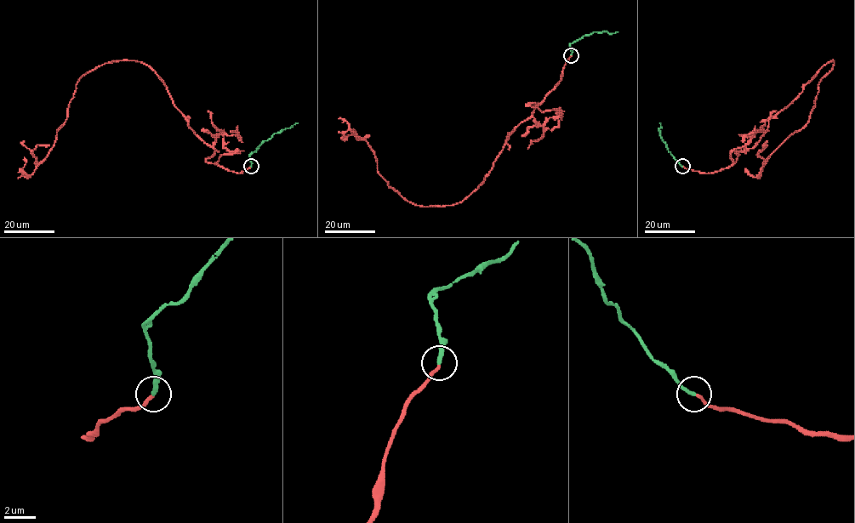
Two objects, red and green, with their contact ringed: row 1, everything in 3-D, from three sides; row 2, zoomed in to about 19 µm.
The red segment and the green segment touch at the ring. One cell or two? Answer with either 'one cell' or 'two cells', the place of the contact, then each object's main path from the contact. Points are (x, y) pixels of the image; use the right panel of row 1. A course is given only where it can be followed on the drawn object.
one cell; at (682, 166); red runs (683, 166), (708, 173), (731, 166), (733, 150), (834, 60), (808, 122), (757, 177), (767, 157); green runs (682, 166), (668, 150), (659, 133), (659, 122)

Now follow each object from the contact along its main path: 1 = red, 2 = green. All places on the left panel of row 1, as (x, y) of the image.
1: (251, 166), (208, 163), (214, 150), (163, 82), (131, 60), (85, 73), (27, 177), (24, 157)
2: (251, 166), (249, 156), (264, 141), (298, 122)

